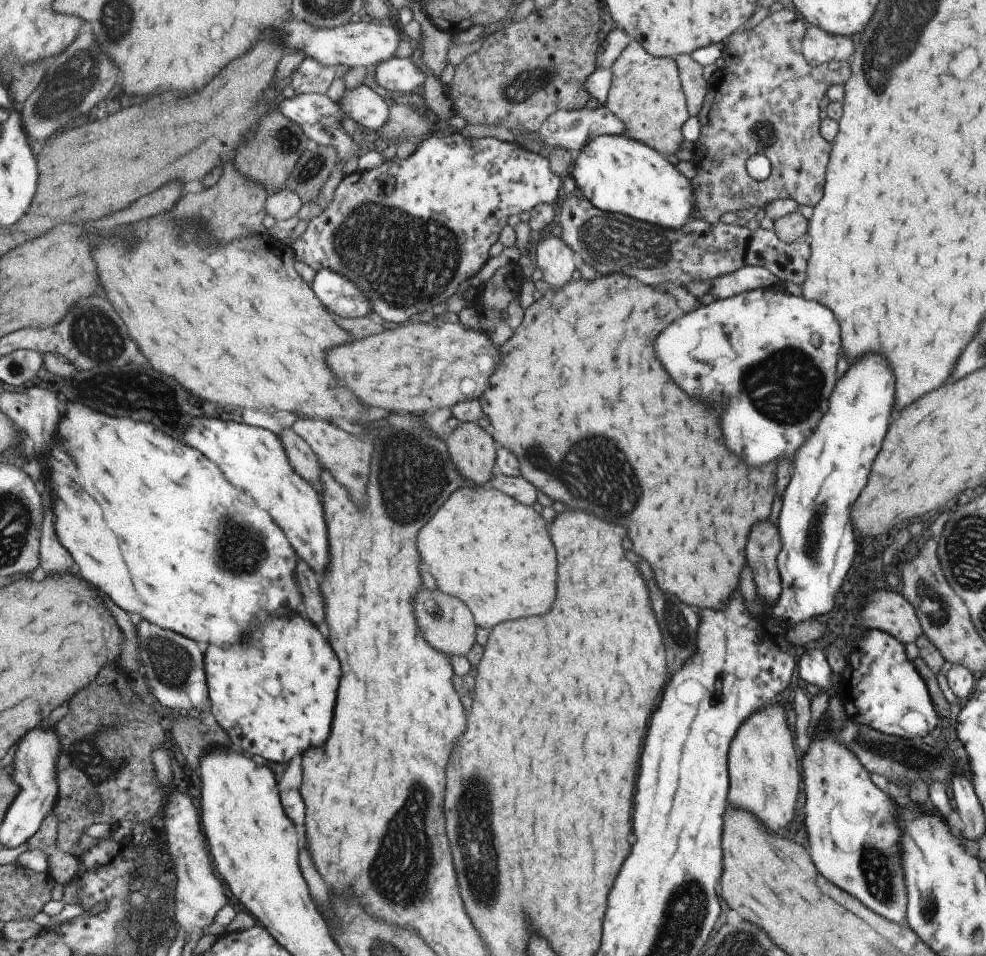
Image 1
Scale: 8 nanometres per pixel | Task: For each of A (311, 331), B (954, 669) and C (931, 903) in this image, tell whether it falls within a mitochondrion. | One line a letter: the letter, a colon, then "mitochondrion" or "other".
A: other
B: other
C: mitochondrion

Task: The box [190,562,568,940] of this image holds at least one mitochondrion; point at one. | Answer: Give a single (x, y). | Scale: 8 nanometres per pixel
(405, 860)

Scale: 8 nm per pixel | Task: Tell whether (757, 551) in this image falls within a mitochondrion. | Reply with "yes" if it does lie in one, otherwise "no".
no

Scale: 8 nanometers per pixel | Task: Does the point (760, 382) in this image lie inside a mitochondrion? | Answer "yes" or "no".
yes

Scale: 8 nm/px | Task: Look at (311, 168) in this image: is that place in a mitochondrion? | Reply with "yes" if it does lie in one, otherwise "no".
yes

